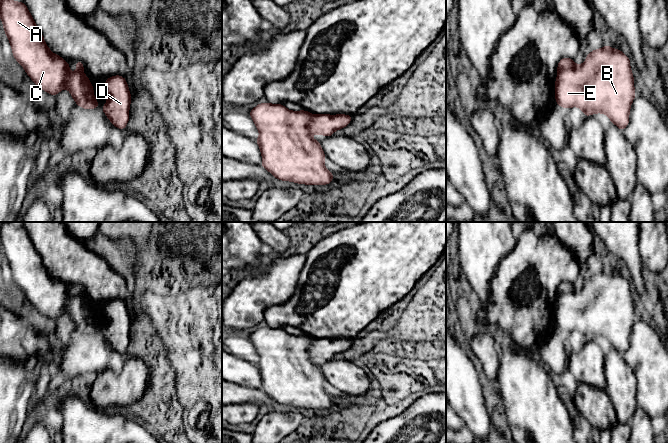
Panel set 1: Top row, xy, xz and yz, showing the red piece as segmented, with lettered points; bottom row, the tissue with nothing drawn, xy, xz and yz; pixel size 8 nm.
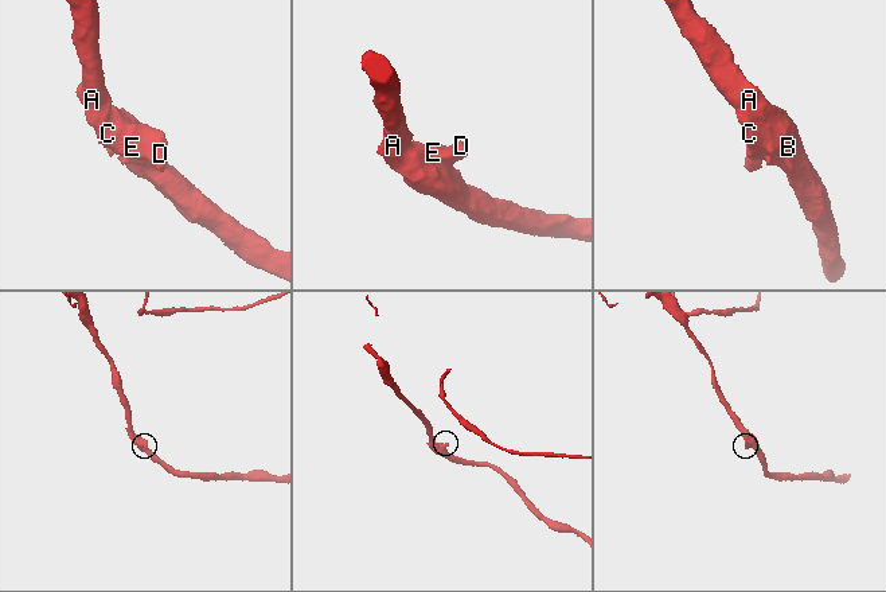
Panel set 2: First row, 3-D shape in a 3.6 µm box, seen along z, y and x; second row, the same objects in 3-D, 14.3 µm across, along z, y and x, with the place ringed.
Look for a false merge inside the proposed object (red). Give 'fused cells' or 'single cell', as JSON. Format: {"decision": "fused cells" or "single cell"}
{"decision": "fused cells"}

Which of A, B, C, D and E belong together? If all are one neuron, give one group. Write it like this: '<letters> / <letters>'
A B C E / D

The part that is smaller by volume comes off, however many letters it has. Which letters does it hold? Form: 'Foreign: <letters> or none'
Foreign: D

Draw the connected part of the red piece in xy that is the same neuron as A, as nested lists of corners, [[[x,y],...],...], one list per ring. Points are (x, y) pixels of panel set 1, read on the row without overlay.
[[[0,222],[0,242],[14,282],[40,313],[56,320],[61,314],[67,312],[76,329],[84,333],[98,332],[98,325],[94,321],[93,310],[89,302],[83,295],[70,296],[69,287],[50,275],[24,226]]]

